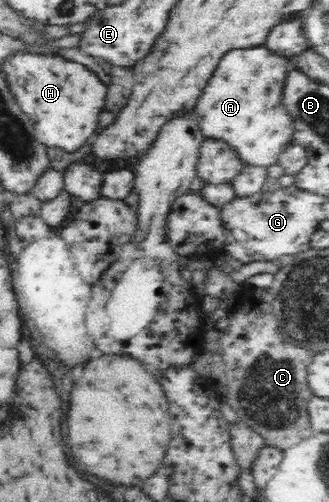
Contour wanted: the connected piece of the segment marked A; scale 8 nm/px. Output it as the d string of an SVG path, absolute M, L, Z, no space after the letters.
M265 46L247 48L247 50L229 50L219 64L215 74L209 78L203 94L195 106L199 126L207 138L221 138L241 157L241 161L250 166L271 167L278 163L279 152L294 138L293 134L283 134L275 142L277 146L259 146L255 144L253 124L257 118L271 120L277 118L277 112L283 108L282 90L287 72L293 68L289 58L271 52Z

